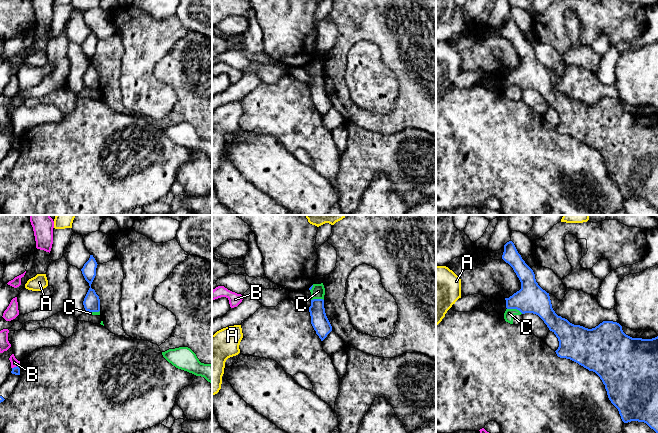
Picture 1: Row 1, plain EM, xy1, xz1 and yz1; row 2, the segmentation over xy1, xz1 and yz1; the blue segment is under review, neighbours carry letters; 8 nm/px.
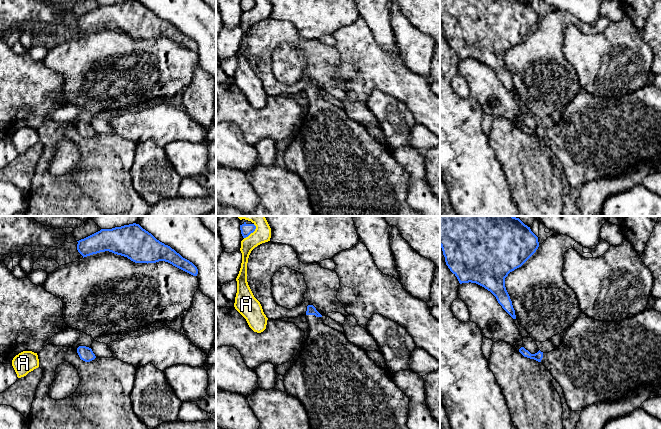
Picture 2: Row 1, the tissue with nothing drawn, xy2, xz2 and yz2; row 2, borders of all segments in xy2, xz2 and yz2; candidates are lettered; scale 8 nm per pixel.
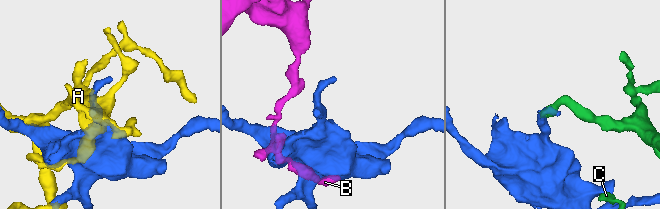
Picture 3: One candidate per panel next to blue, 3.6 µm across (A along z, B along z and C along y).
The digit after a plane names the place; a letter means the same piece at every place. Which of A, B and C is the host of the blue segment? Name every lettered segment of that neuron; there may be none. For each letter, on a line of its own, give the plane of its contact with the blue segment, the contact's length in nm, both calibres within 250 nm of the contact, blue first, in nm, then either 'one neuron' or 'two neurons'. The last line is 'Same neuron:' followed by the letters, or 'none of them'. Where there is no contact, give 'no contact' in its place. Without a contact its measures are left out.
A: xz2 | 150 nm | 100/140 nm | two neurons
B: xy1 | 60 nm | 60/60 nm | two neurons
C: yz1 | 130 nm | 240/80 nm | two neurons
Same neuron: none of them

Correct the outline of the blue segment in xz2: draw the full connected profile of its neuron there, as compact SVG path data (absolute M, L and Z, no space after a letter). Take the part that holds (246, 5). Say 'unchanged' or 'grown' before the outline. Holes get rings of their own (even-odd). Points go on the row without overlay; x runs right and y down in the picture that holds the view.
unchanged | M242 0L240 1L240 6L243 14L248 13L251 9L253 9L256 5L254 0Z

